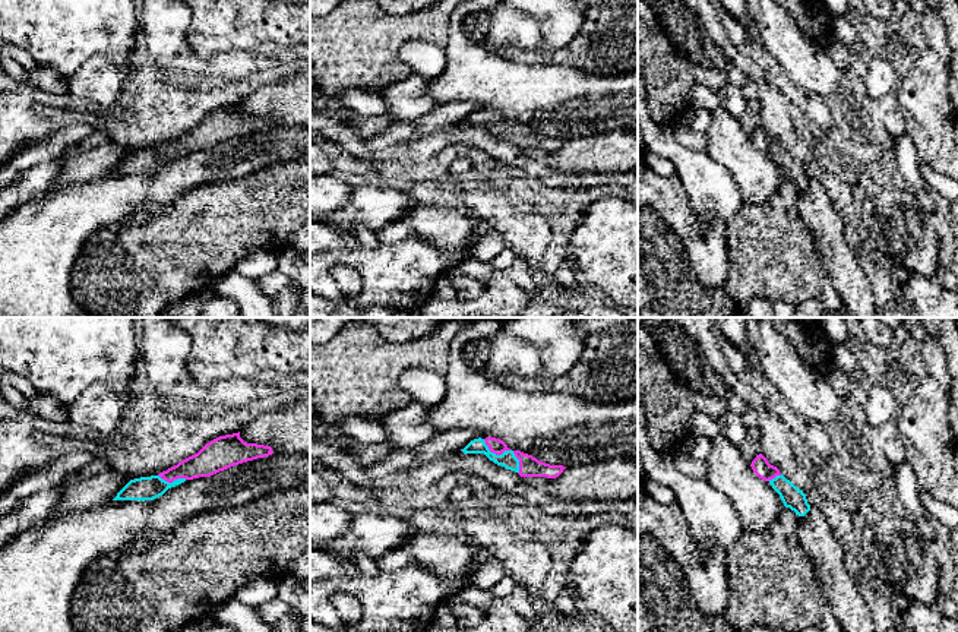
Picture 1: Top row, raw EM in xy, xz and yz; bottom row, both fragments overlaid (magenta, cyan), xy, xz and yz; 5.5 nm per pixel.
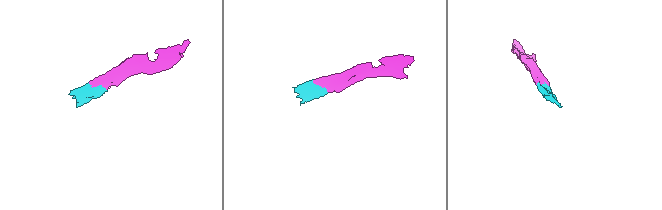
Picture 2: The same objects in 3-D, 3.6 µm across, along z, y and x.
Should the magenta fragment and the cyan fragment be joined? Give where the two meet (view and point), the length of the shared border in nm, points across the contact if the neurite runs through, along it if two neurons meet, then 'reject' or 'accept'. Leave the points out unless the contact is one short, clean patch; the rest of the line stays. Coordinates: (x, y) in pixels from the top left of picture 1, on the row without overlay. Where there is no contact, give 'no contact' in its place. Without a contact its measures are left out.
meets magenta in xz at (506, 122); contact 280 nm long; runs through xz (498, 119), (506, 122), (508, 132); accept

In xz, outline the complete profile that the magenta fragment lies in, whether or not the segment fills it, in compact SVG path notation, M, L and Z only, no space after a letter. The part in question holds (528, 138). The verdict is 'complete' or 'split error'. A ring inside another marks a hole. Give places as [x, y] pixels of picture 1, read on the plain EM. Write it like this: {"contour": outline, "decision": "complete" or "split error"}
{"contour": "M496 110L474 111L464 121L464 126L484 126L490 133L518 145L521 149L559 149L566 139L550 138L538 133L532 127L521 123L512 123L508 117Z", "decision": "split error"}

